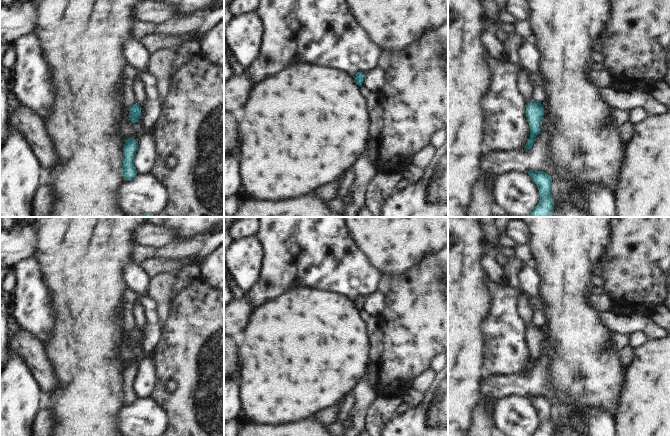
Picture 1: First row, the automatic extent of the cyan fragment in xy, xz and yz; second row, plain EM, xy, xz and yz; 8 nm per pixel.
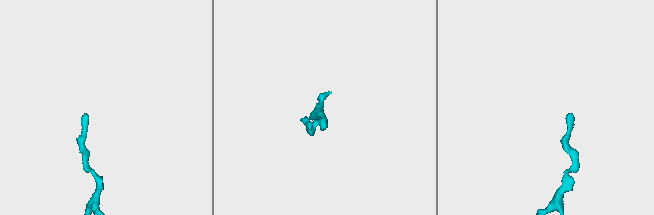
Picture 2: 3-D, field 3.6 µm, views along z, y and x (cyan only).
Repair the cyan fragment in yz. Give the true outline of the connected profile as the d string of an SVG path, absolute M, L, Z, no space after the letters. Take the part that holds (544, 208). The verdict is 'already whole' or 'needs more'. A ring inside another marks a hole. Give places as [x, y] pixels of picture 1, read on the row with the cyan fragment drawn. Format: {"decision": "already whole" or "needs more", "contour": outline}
{"decision": "already whole", "contour": "M529 171L533 182L538 186L540 200L530 217L550 217L554 206L554 200L551 195L552 178L544 171Z"}

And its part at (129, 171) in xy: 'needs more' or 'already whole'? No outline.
already whole

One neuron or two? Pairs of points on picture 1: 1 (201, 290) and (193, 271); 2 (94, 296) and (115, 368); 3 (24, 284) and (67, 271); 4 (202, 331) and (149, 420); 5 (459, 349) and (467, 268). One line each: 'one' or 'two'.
1: two
2: one
3: two
4: two
5: one

